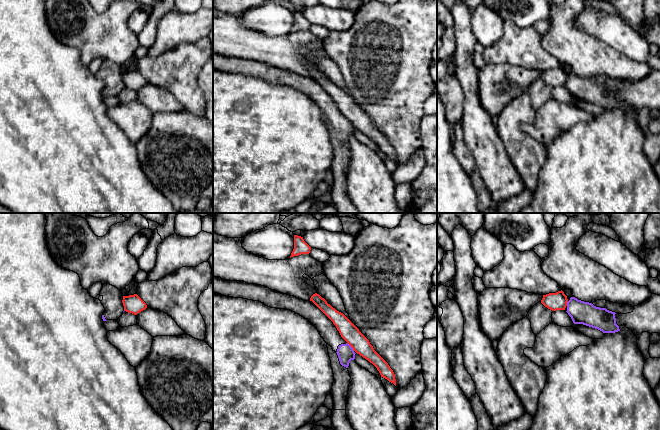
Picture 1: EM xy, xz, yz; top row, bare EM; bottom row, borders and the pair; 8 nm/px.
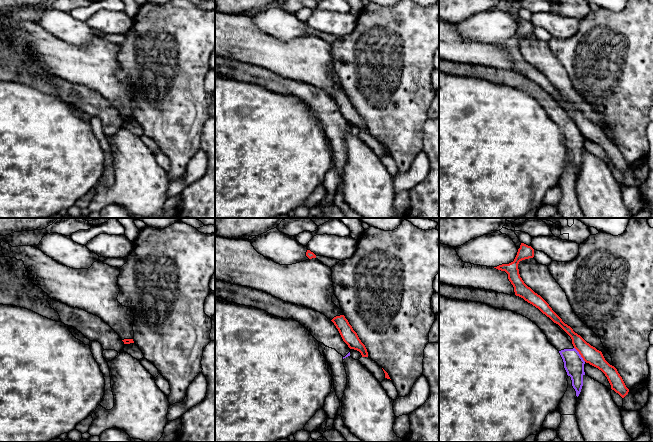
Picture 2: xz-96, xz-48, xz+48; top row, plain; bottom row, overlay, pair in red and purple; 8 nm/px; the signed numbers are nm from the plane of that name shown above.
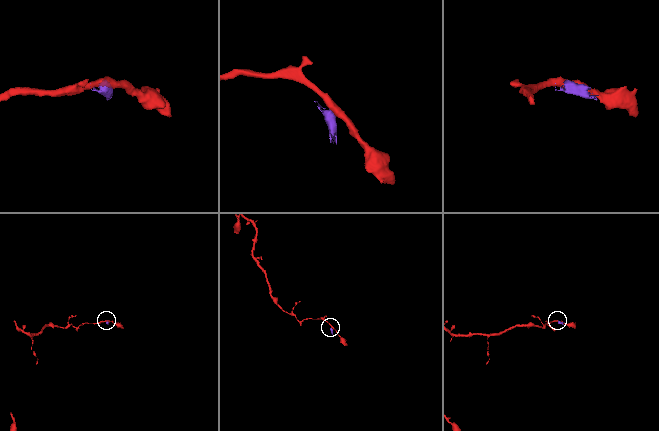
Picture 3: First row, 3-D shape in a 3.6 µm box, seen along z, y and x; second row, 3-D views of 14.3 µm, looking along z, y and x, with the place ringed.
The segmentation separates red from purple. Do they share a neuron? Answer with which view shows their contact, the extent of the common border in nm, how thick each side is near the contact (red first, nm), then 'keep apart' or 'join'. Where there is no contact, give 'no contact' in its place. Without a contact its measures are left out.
contact in xz; length 90 nm; calibres 150 and 140 nm; keep apart

